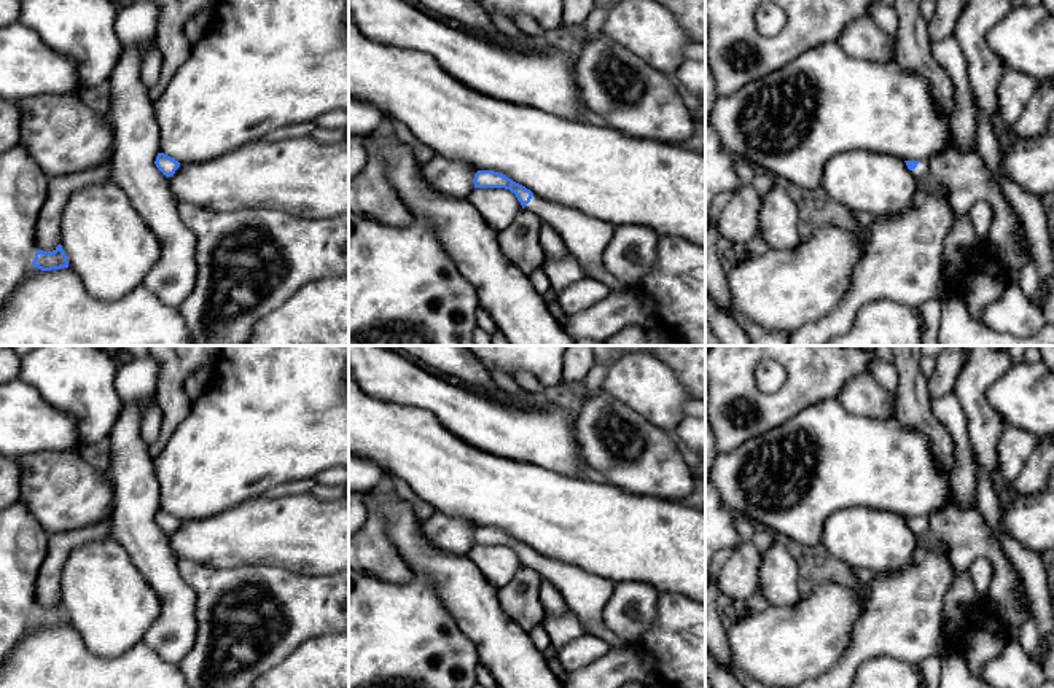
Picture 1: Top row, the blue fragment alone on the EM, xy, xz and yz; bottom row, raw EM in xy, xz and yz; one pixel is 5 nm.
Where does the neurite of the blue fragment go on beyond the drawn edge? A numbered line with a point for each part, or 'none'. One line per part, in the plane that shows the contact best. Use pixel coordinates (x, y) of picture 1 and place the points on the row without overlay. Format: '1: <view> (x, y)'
1: xz (586, 594)

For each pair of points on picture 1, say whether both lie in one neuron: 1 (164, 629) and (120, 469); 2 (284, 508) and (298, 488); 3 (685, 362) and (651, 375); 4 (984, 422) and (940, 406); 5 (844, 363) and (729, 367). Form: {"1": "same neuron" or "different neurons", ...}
{"1": "same neuron", "2": "different neurons", "3": "different neurons", "4": "different neurons", "5": "same neuron"}

